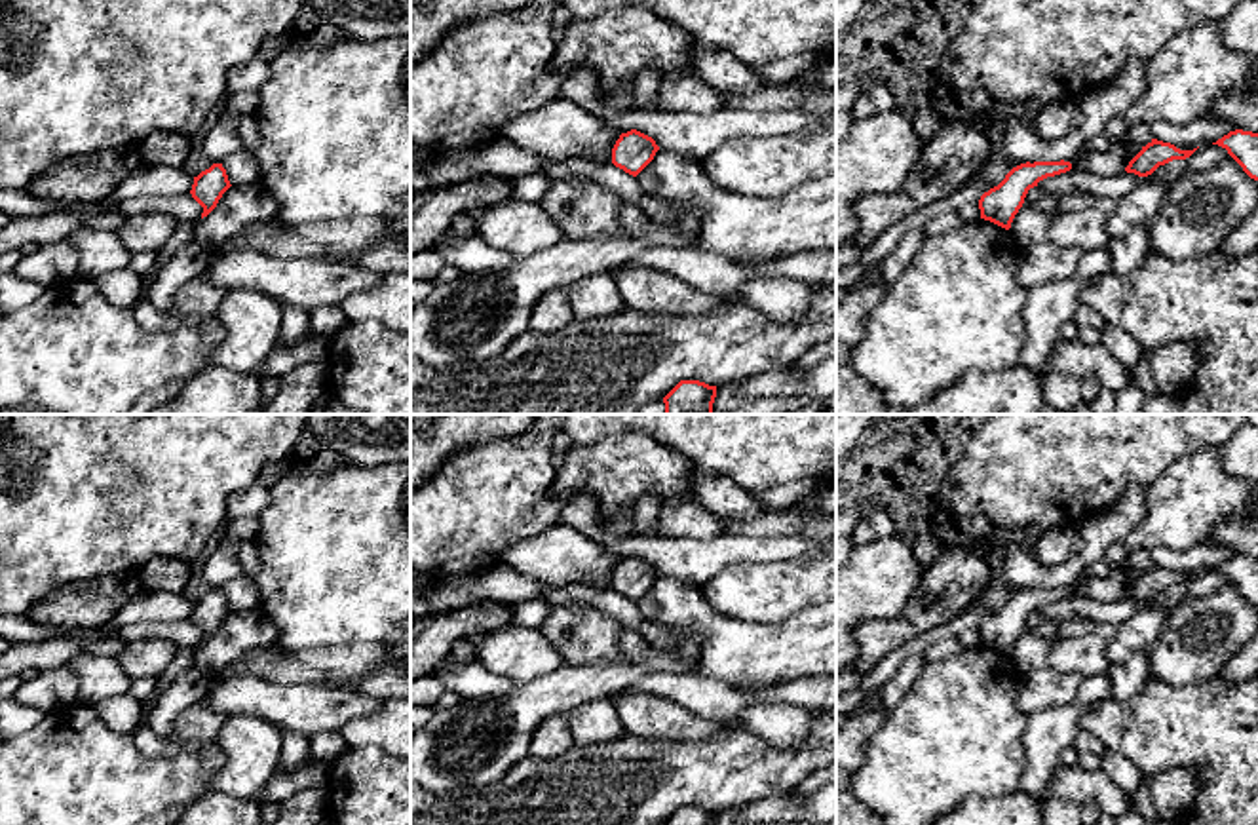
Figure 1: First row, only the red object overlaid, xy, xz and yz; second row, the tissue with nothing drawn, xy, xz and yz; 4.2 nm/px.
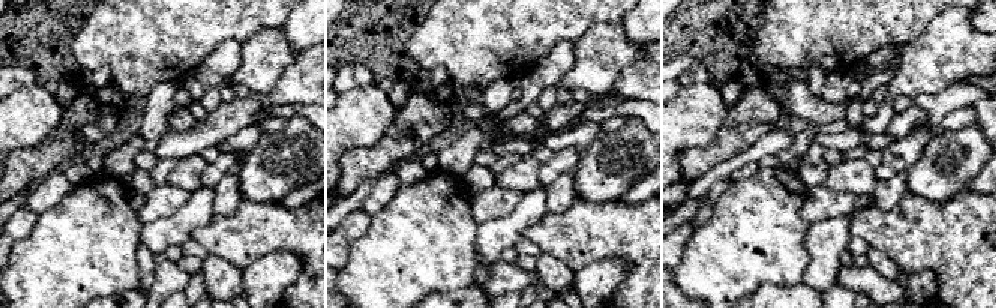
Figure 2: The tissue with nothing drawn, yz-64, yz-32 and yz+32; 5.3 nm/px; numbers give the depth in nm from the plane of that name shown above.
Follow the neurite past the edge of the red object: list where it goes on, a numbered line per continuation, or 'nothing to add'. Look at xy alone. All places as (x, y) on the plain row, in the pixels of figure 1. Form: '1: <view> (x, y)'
nothing to add

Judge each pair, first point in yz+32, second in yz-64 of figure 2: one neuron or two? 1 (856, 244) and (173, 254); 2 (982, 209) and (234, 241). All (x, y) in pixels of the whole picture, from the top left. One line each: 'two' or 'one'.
1: two
2: one

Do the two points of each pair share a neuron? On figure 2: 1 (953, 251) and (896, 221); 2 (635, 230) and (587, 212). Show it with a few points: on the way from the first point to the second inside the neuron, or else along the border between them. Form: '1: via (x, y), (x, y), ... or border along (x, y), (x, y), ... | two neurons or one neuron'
1: via (940, 238), (910, 233) | one neuron
2: via (623, 230), (605, 230), (599, 224) | one neuron

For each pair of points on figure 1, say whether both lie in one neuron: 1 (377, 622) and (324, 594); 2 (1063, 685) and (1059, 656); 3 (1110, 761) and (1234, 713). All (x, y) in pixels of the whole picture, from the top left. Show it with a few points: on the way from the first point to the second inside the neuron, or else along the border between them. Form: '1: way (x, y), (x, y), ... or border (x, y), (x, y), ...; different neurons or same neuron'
1: way (363, 609), (348, 594), (337, 594); same neuron
2: border (1048, 664), (1082, 677); different neurons
3: border (1106, 748), (1124, 753), (1146, 780); different neurons

